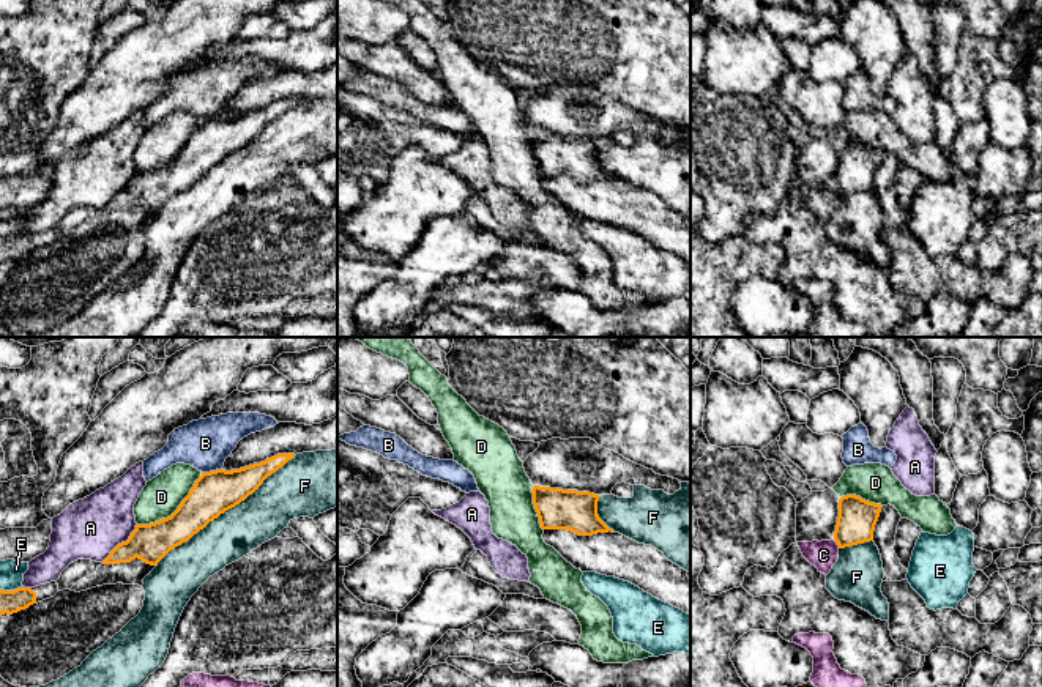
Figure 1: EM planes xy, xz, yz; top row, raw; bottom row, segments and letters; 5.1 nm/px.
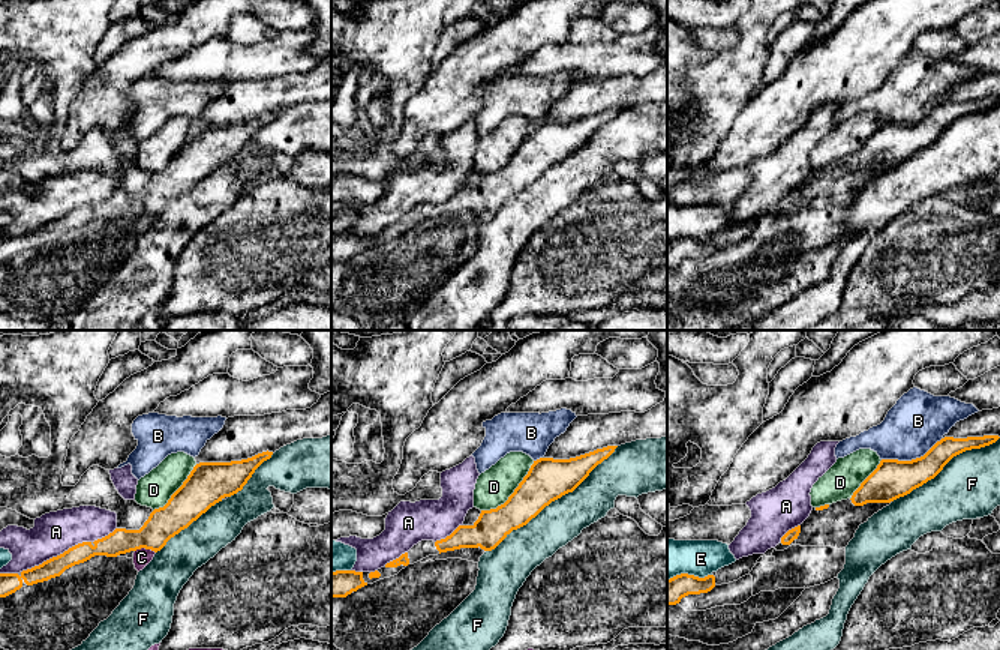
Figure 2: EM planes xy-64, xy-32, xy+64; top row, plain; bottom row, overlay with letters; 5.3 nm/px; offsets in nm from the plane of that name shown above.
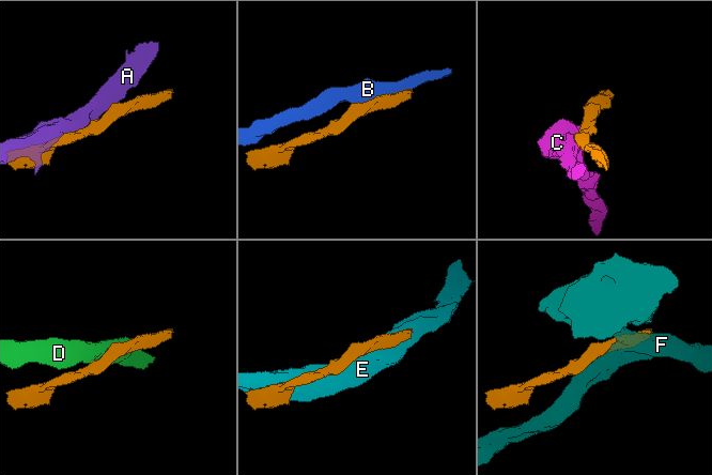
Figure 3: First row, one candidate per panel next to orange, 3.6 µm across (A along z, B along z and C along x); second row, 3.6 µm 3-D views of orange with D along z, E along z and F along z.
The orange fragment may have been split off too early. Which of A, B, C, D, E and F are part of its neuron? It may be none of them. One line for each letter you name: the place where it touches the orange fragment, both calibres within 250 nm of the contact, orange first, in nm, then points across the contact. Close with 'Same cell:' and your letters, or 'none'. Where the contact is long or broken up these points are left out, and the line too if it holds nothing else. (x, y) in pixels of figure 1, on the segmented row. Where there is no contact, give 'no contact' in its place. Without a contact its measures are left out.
Same cell: none

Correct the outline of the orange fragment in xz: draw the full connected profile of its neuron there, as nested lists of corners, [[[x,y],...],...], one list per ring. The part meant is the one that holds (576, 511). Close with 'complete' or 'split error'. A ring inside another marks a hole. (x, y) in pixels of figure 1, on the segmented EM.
[[[539,485],[531,493],[542,529],[568,529],[579,536],[615,533],[597,515],[599,495]]] | complete

